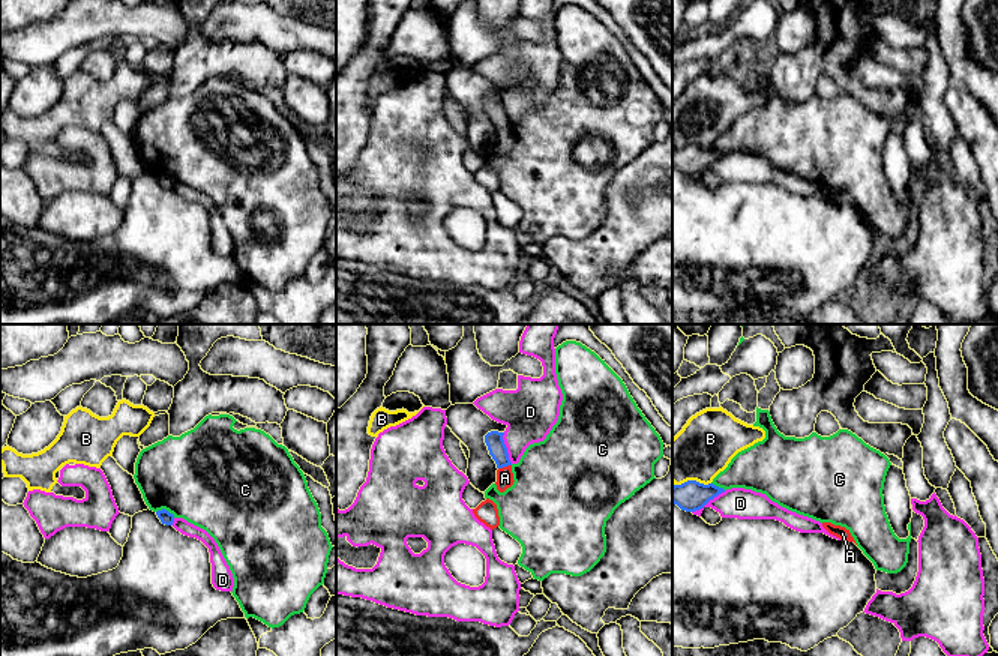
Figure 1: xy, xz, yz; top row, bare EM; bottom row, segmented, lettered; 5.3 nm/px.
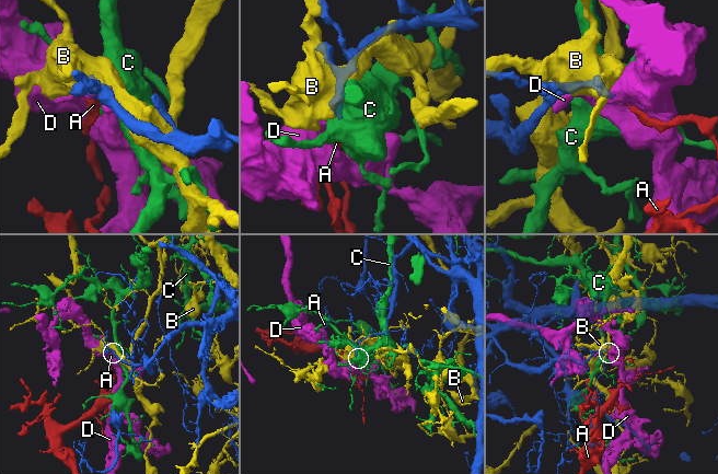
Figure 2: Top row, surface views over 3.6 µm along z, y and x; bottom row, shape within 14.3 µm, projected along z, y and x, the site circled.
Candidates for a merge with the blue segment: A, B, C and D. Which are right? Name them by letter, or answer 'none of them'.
A

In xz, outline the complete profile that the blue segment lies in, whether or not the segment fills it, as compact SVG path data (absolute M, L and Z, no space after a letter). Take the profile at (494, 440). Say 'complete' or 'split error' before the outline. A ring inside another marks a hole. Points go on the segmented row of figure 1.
split error; M491 431L485 435L489 455L497 464L497 489L504 492L513 485L512 462L509 459L507 447L503 440L504 432Z

